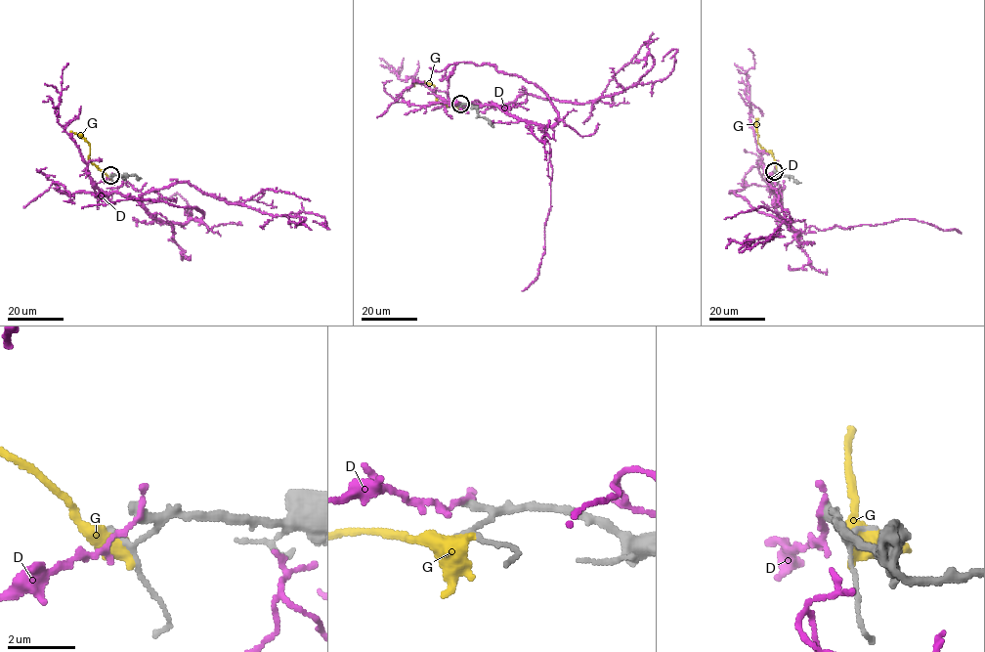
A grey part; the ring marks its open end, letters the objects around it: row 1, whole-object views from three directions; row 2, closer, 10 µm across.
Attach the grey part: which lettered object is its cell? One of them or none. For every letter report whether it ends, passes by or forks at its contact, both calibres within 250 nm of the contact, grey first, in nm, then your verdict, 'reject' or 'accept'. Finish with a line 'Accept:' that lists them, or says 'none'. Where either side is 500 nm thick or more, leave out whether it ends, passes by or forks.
D: it ends | 220/190 nm | reject
G: it forks | 130/400 nm | reject
Accept: none

